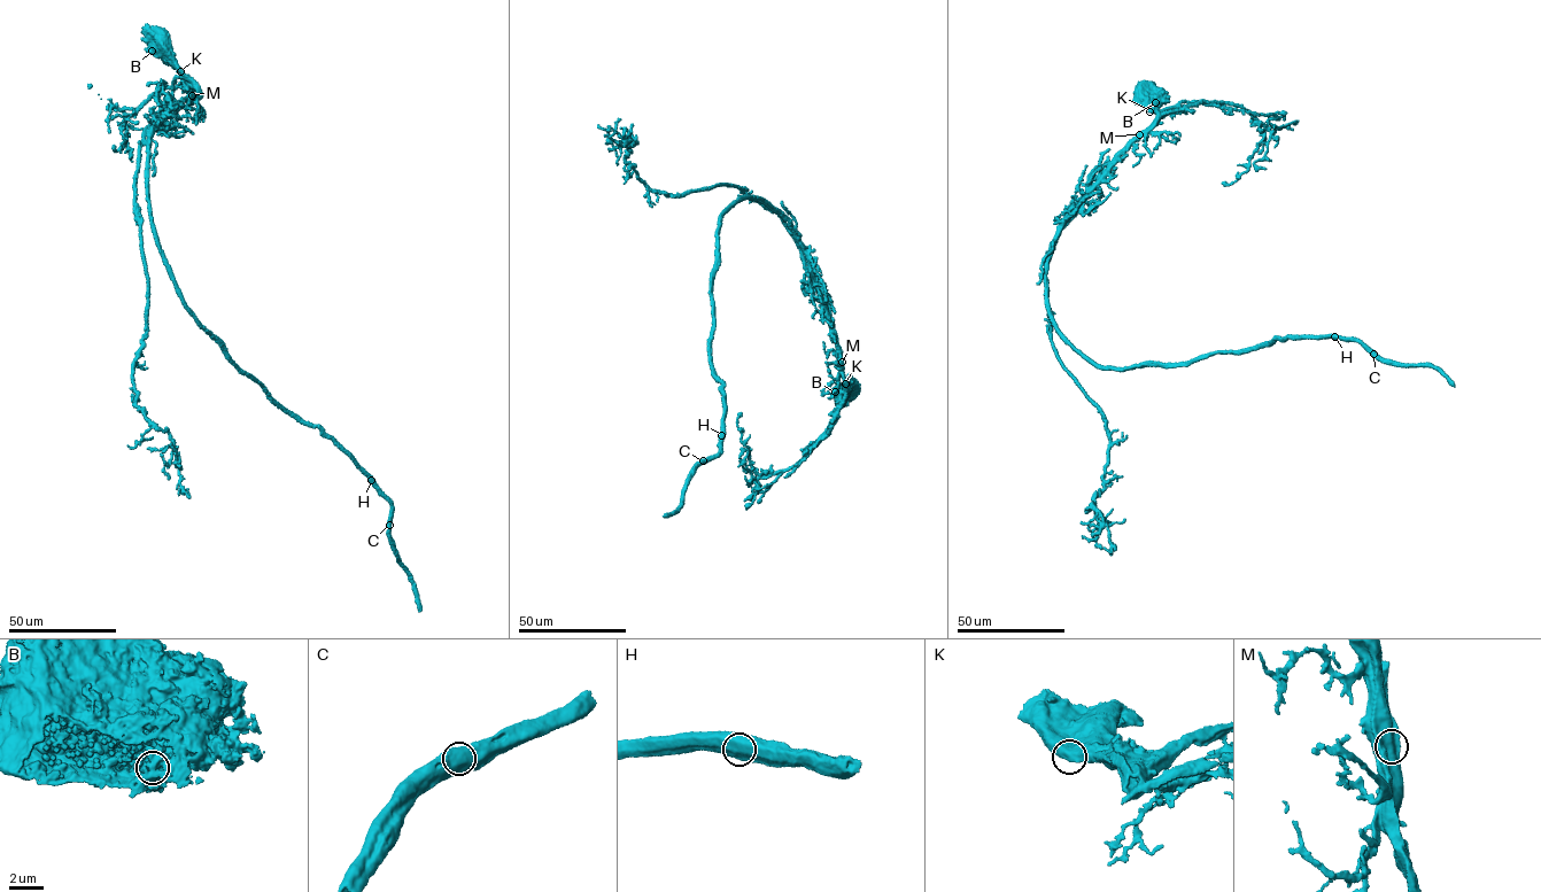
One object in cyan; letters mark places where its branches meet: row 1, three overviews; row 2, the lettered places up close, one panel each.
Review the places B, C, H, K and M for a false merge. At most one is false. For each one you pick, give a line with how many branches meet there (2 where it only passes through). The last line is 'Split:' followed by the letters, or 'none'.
M: Branches: 1
Split: M

